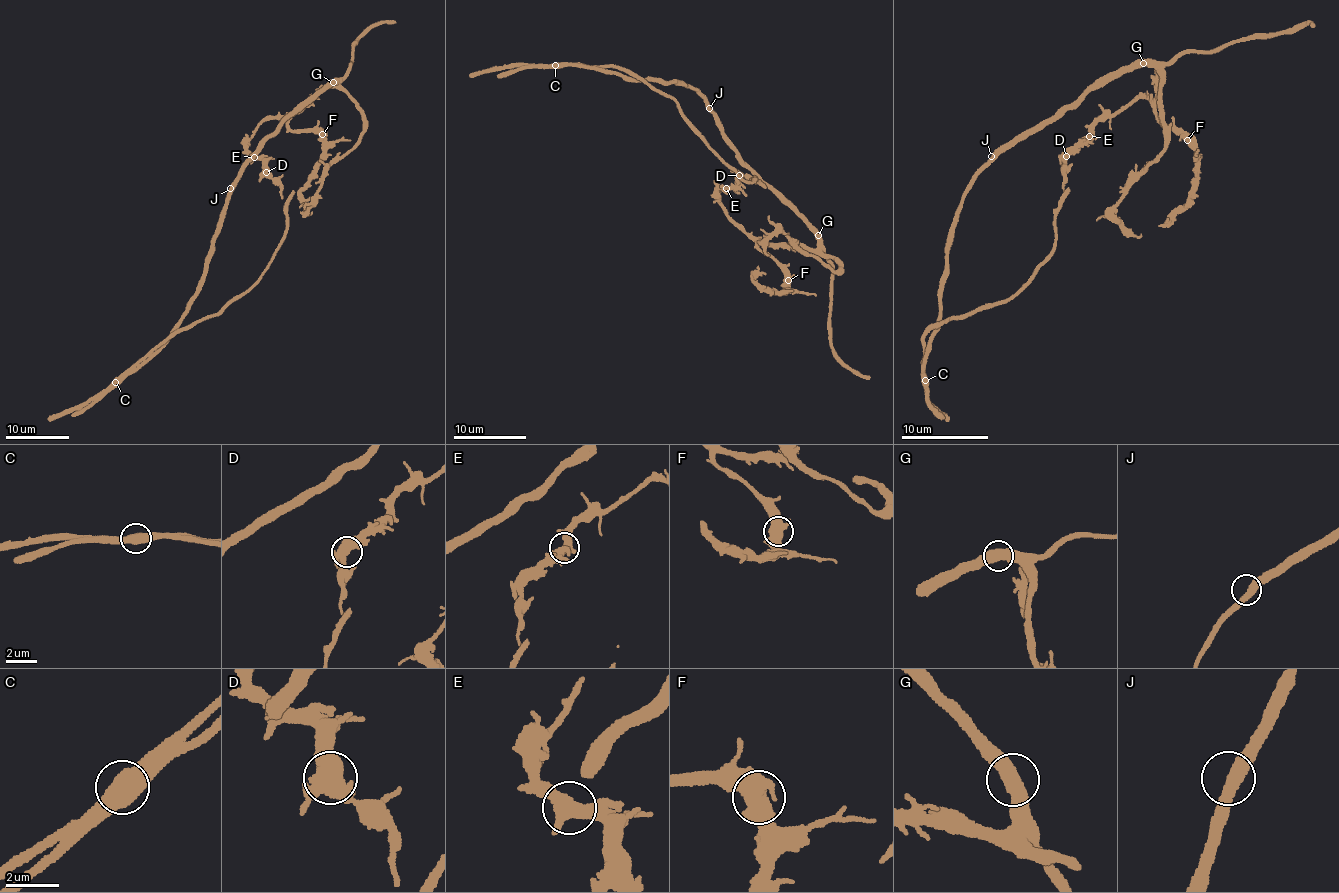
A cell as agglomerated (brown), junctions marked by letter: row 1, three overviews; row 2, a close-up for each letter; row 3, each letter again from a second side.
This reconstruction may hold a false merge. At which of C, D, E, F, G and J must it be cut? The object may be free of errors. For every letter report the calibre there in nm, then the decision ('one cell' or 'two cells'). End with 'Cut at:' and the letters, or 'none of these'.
C: calibre 600 nm; two cells
D: calibre 500 nm; one cell
E: calibre 550 nm; one cell
F: calibre 550 nm; one cell
G: calibre 550 nm; one cell
J: calibre 360 nm; one cell
Cut at: C

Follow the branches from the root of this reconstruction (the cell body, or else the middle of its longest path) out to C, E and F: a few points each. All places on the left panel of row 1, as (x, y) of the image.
C: (232, 191), (203, 271), (203, 284), (187, 313), (163, 344), (150, 355), (142, 357), (116, 382)
E: (232, 191), (243, 166), (274, 132), (334, 82), (289, 115), (268, 117), (247, 141), (254, 157)
F: (232, 191), (243, 166), (274, 132), (334, 82), (324, 86), (287, 121), (293, 130), (315, 129), (322, 134)

